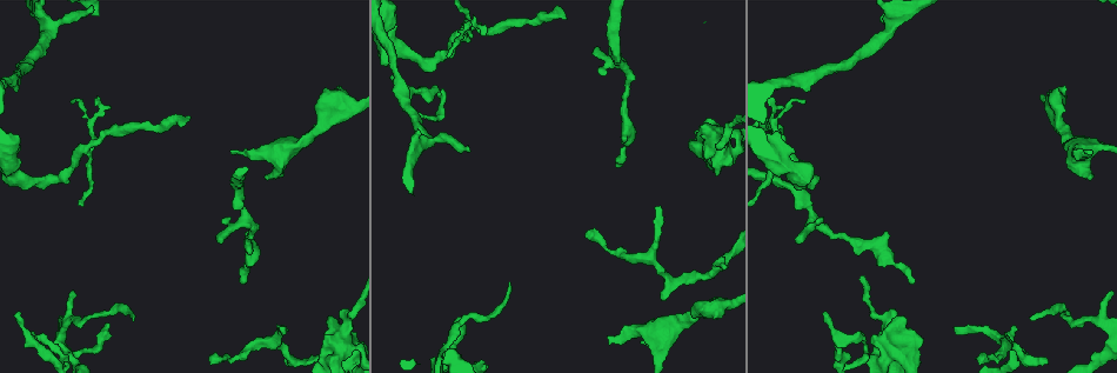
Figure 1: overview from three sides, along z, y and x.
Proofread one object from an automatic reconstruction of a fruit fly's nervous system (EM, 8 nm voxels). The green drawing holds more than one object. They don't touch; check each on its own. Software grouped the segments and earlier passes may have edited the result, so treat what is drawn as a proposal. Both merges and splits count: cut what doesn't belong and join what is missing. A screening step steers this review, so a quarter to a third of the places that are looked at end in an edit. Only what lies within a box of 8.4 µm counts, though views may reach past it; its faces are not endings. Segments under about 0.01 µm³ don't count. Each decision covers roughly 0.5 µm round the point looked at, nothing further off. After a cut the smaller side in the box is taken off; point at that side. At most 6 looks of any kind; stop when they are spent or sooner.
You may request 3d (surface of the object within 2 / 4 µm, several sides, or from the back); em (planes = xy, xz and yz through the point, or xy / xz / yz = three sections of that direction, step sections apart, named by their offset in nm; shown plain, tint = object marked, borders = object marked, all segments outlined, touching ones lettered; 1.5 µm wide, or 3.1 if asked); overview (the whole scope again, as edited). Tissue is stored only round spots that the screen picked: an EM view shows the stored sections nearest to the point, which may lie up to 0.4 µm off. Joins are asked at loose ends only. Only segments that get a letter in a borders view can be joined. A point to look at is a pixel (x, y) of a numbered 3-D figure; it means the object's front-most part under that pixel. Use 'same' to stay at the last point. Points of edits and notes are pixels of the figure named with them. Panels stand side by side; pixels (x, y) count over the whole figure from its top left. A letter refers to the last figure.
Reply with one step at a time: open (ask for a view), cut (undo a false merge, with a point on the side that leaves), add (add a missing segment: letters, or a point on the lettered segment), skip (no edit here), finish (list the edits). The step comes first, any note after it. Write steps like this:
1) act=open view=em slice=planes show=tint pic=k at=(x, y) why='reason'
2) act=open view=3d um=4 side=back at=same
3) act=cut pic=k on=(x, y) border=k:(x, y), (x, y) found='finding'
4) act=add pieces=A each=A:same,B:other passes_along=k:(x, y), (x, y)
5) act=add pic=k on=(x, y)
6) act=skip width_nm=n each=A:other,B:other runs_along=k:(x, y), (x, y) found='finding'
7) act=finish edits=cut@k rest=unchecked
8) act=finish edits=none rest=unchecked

act=open view=3d um=2 pic=1 at=(656, 206)

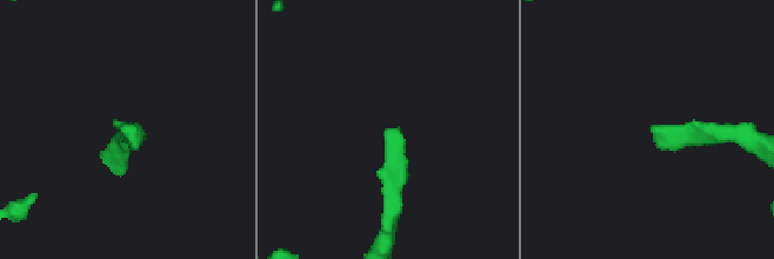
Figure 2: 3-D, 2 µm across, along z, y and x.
act=open view=em slice=planes show=borders pic=2 at=(390, 129)

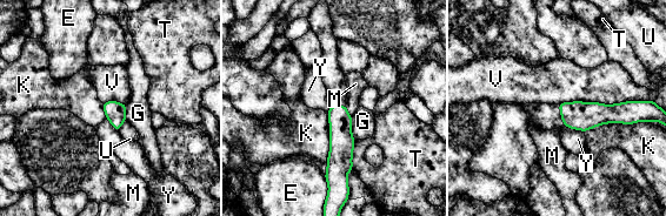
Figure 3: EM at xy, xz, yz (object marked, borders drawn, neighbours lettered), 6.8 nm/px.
act=skip longest_contact=V:600nm each=E:other,G:other,K:other,M:other,T:other,U:other,V:other,Y:other border=3:(641, 100), (614, 103), (558, 103) found='none of them fits'

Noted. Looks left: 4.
act=open view=3d um=2 pic=1 at=(231, 151) why='branch stops here'

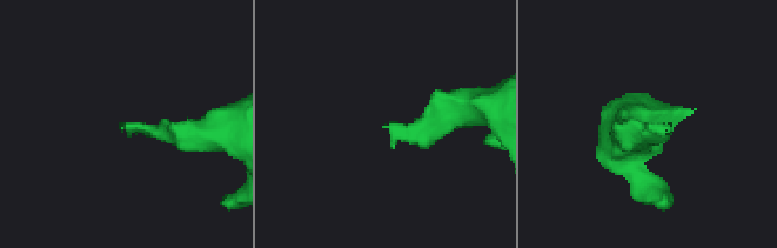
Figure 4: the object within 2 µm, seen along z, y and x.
act=open view=em slice=xz step=4 show=borders pic=4 at=(124, 124) why='shape alone is not enough'

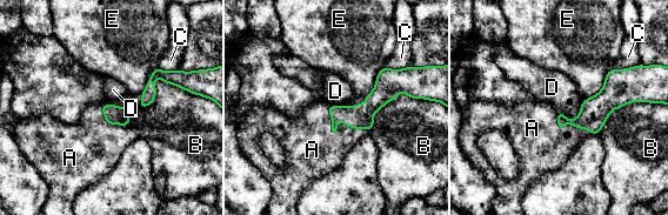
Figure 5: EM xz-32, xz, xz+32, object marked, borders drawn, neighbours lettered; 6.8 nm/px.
act=add pieces=A each=A:same,B:other,C:other,D:other,E:other found='the cell continues'

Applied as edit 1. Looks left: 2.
act=open view=em slice=planes show=plain pic=1 at=(245, 216) why='a fork'

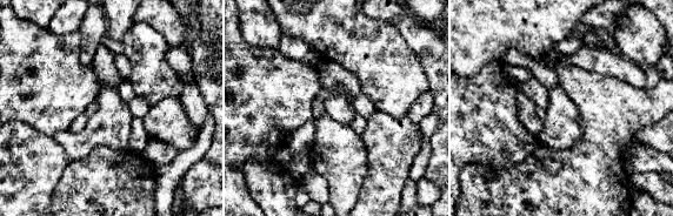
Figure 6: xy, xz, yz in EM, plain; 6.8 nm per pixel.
act=open view=em slice=planes show=borders at=same why='what lies round it'

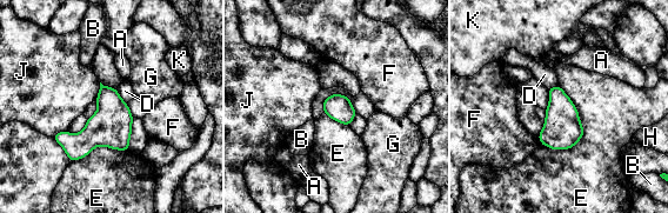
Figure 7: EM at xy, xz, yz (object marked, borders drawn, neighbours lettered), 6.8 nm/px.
act=skip each=A:other,B:other,D:other,E:other,F:other,G:other,H:other,J:other,K:other border=7:(558, 85), (582, 126), (567, 150) found='one cell here'

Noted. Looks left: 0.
act=finish edits=add@5 rest=unchecked

